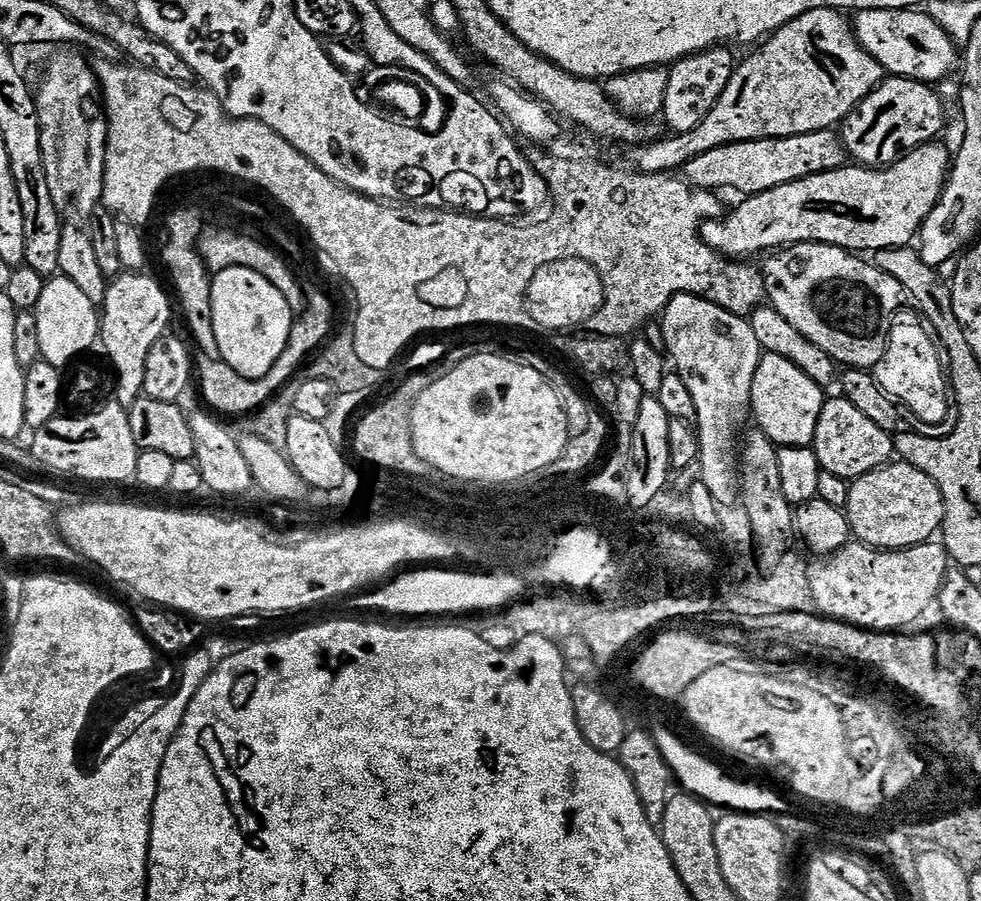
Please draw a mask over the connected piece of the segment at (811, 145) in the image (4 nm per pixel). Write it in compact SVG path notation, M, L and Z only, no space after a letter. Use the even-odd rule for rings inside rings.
M829 130L779 136L769 140L743 140L737 144L727 144L725 148L706 150L706 154L698 154L698 158L686 162L682 176L689 186L697 190L721 190L728 187L736 192L744 192L740 194L749 197L774 190L774 186L782 186L786 182L798 182L814 174L833 172L845 167L849 160L841 133Z

